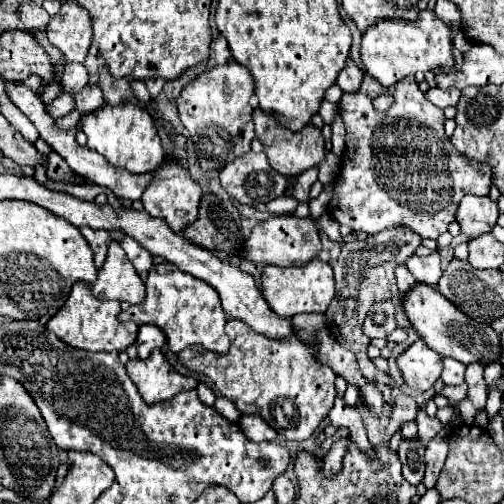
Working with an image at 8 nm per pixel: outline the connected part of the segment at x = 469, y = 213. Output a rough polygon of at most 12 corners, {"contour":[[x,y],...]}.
{"contour":[[465,195],[457,209],[461,233],[479,237],[497,223],[499,207],[485,195]]}

